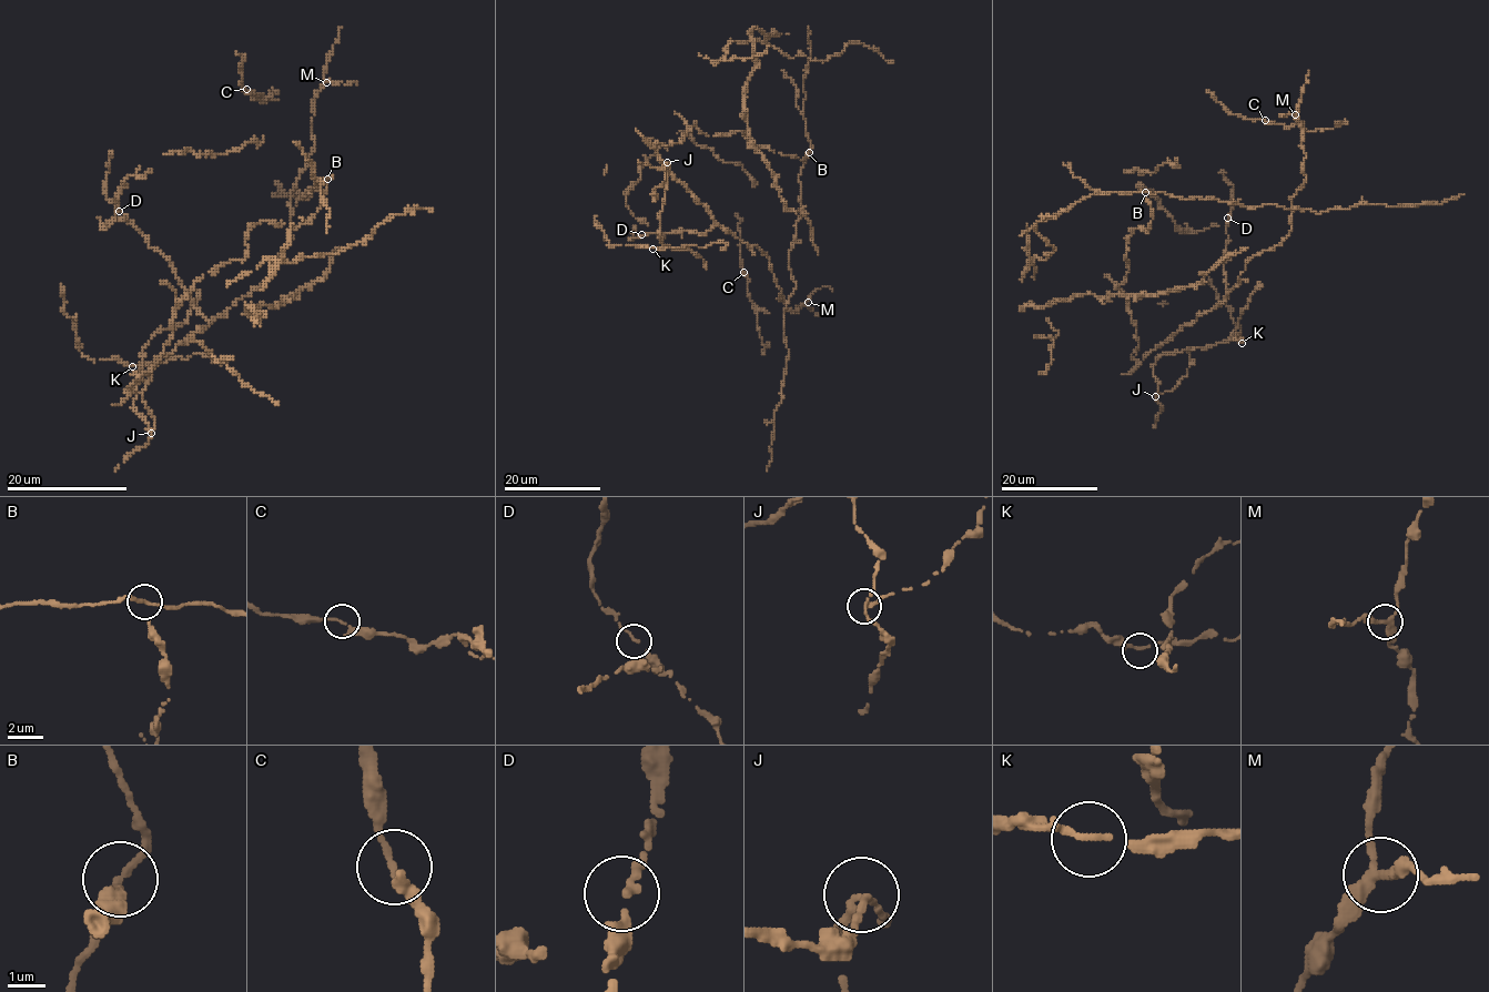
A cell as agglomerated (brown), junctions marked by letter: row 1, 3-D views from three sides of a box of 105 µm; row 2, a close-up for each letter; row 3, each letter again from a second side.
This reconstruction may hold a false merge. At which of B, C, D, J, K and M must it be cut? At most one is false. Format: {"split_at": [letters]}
{"split_at": ["B"]}

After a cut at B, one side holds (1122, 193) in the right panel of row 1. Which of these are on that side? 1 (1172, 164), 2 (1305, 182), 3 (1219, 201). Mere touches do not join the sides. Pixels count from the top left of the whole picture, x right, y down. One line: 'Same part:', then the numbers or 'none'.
Same part: 3

